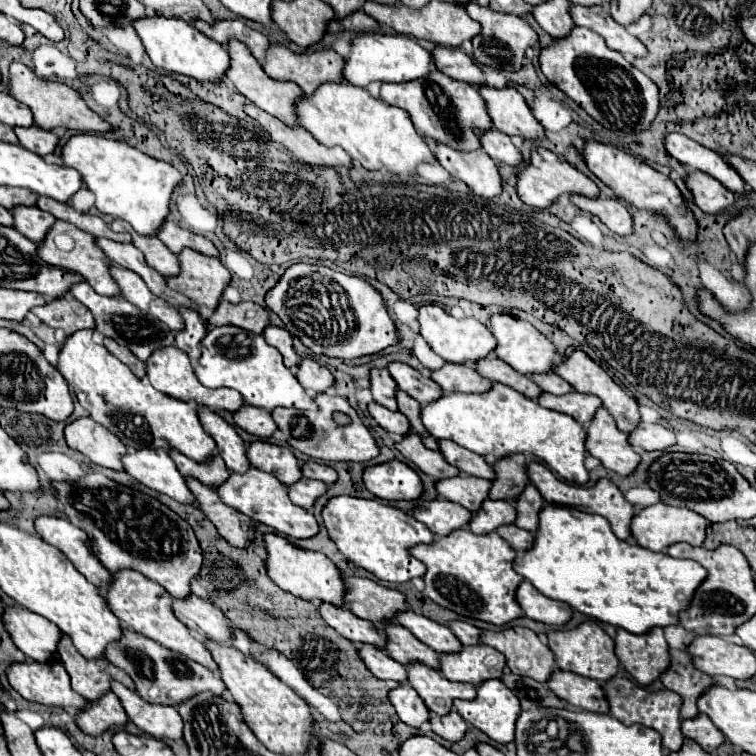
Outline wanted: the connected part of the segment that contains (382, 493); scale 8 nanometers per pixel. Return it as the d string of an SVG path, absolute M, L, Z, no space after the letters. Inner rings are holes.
M398 459L368 467L364 471L364 485L386 501L414 501L424 491L418 473Z

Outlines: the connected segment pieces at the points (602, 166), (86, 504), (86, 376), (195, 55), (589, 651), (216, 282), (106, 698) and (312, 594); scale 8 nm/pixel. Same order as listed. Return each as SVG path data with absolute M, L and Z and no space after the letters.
M592 139L584 141L582 157L584 157L588 169L602 183L612 187L620 199L626 199L640 209L648 209L648 211L656 211L656 213L662 211L664 217L668 219L668 223L678 231L682 241L694 241L696 239L696 229L698 229L696 219L694 219L692 211L684 205L684 199L682 199L678 187L666 175L658 173L646 161L636 159L634 155L630 155L630 153L626 153L614 145L604 145L604 143L598 143Z
M88 473L80 477L78 481L50 481L52 489L56 493L56 499L66 509L66 519L70 519L74 525L78 525L92 543L92 553L98 557L98 561L110 571L118 569L138 569L138 573L150 577L154 583L162 585L172 597L182 599L190 595L190 579L196 577L196 573L202 567L202 551L196 541L196 535L192 527L178 517L174 511L170 511L164 503L158 499L134 491L130 487L124 487L112 479L108 479L102 473Z
M92 331L70 335L60 351L58 371L74 389L80 405L94 421L112 431L130 449L174 449L196 463L206 463L216 449L214 439L204 431L196 407L158 393L148 381L138 379L122 361L92 341Z
M154 13L144 19L132 21L132 25L134 25L148 57L152 59L152 63L158 69L184 73L198 81L216 81L226 73L226 65L230 65L228 51L220 43L208 39L204 33L200 33L194 25L186 23L184 19L168 19L168 17Z
M594 621L582 623L574 631L552 631L548 633L548 645L554 651L556 667L560 671L570 671L588 679L596 681L608 681L618 673L618 659L614 655L614 641L602 631L602 627Z
M184 249L178 255L182 273L178 277L166 279L170 289L180 291L200 307L216 309L226 285L230 283L230 271L216 257L206 257L198 251Z
M104 693L100 699L90 701L74 717L76 725L88 735L100 735L108 727L120 727L128 721L118 697L114 693Z
M268 533L264 537L266 541L266 551L268 551L268 575L270 579L284 591L304 599L304 601L324 601L332 603L336 607L344 607L344 595L346 595L346 583L338 567L322 553L318 551L306 551L290 541L286 541L280 535Z

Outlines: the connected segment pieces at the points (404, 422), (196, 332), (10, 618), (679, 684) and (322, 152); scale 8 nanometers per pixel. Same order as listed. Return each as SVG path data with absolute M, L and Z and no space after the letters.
M370 403L368 411L378 421L378 425L384 427L388 433L394 433L398 437L406 437L412 431L408 419L400 411L388 411L386 407L382 407L378 403Z
M182 307L178 311L184 317L186 329L176 333L176 343L174 345L178 349L182 349L192 361L198 361L198 357L200 357L200 341L206 335L206 327L204 327L204 323L202 323L202 319L200 319L200 315L196 311L182 309Z
M20 605L4 607L2 625L10 633L14 645L18 645L28 659L50 661L54 645L58 645L60 637L60 629L56 625L50 625L50 621L30 613Z
M670 651L672 655L672 665L670 669L662 675L662 685L674 693L678 693L682 697L682 719L692 719L698 715L698 707L696 701L702 693L706 693L712 685L716 685L716 681L698 671L692 663L692 655L684 651Z
M244 103L244 111L270 133L272 141L282 143L288 151L292 151L296 159L312 163L312 165L330 165L330 167L338 167L338 165L350 167L352 165L350 155L342 147L326 147L326 145L318 143L302 127L298 127L298 125L290 127L250 103Z

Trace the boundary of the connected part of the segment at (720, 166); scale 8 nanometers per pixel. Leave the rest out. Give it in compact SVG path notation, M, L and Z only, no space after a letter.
M680 133L666 135L664 147L684 167L704 171L704 173L716 177L732 193L744 193L742 177L716 151L706 149L704 145L692 141L686 135L680 135Z

